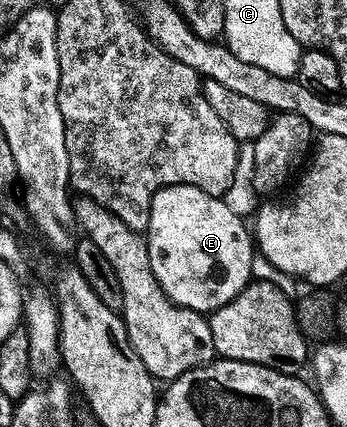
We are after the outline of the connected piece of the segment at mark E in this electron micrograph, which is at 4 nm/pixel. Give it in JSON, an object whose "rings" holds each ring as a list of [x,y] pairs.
{"rings":[[[167,186],[154,195],[146,231],[150,268],[171,302],[208,316],[213,310],[234,300],[234,296],[238,296],[238,292],[253,281],[254,238],[249,227],[248,230],[244,227],[244,220],[228,207],[223,197],[207,194],[197,186]]]}

